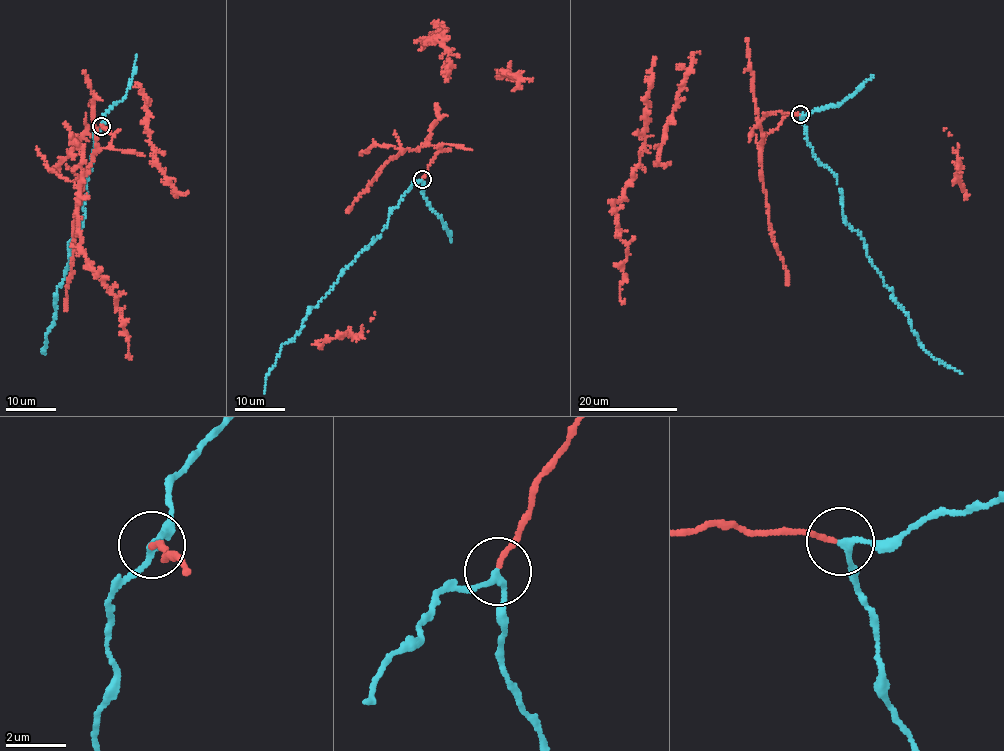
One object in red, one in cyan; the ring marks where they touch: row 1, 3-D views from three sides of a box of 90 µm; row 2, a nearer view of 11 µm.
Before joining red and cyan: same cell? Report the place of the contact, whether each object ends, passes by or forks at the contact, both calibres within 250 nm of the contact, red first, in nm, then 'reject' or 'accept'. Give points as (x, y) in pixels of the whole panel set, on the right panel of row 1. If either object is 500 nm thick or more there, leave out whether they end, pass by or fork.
place (800, 114); red ends; cyan passes by; calibres 160 and 190 nm; accept

